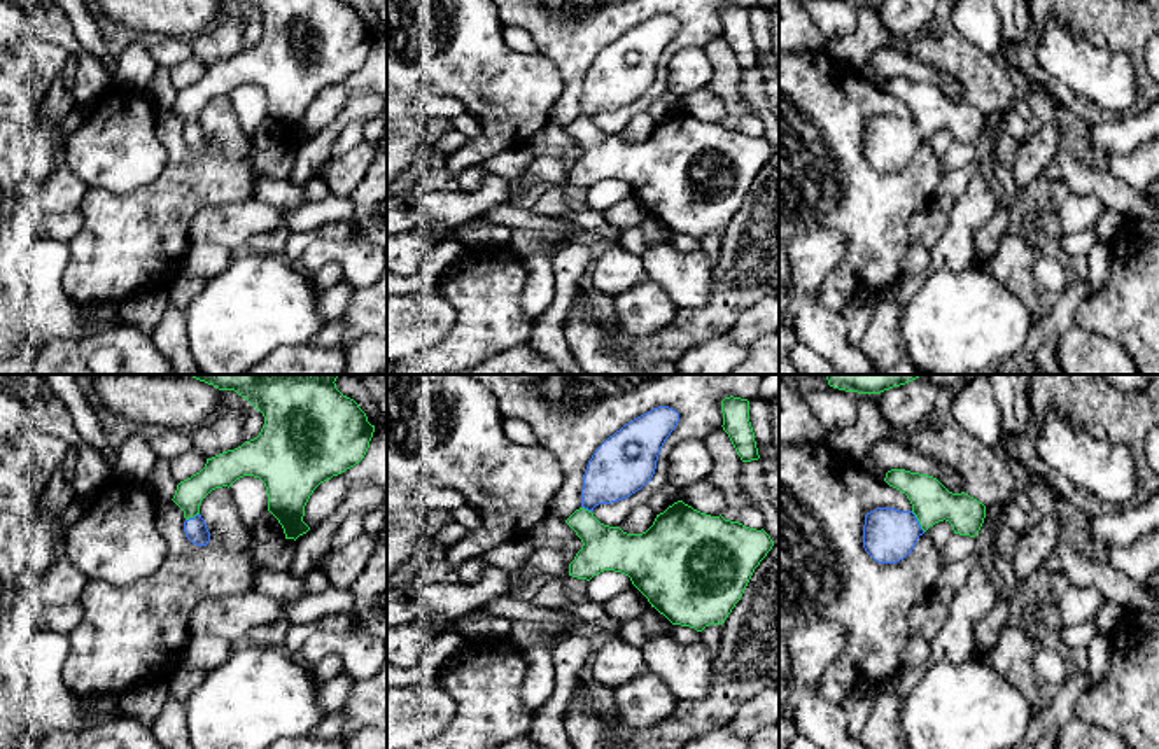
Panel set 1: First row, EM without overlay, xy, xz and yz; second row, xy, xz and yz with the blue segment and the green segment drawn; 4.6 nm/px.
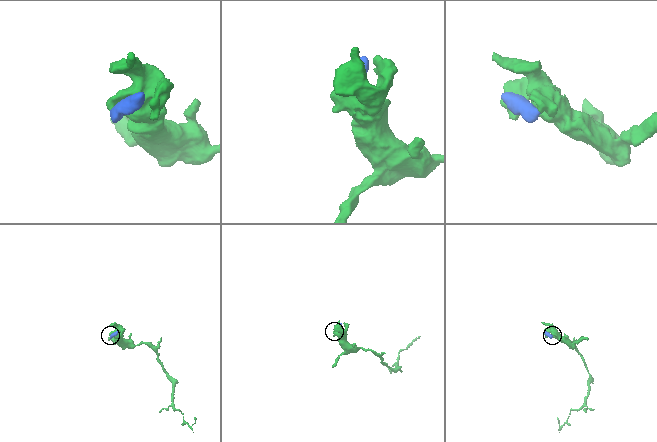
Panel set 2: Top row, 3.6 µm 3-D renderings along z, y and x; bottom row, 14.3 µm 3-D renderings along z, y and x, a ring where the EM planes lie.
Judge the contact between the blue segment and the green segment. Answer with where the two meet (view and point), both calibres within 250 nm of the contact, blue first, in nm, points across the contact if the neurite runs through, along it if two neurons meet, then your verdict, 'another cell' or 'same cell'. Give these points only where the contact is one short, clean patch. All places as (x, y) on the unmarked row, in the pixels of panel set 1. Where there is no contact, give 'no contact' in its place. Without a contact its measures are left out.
contact yz (918, 130); calibres 240 and 190 nm; way yz (890, 142), (918, 130), (932, 111); same cell

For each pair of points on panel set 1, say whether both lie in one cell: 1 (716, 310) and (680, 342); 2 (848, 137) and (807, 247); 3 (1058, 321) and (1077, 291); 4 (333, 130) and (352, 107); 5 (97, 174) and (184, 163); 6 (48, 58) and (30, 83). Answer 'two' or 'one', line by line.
1: one
2: two
3: one
4: one
5: two
6: one

